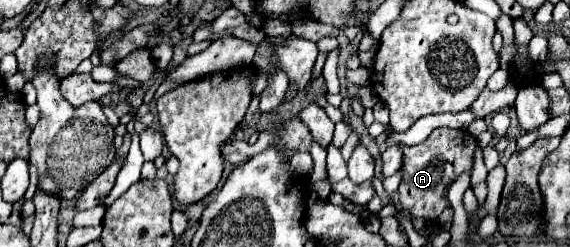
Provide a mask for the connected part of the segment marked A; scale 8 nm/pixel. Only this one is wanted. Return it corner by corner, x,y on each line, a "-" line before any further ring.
434,129
432,135
418,145
400,145
404,153
404,163
402,163
402,181
398,187
398,201
402,209
406,209
412,219
436,219
446,207
448,199
442,195
444,193
444,183
454,181
462,171
470,169
474,163
474,149
476,149
476,139
462,129

